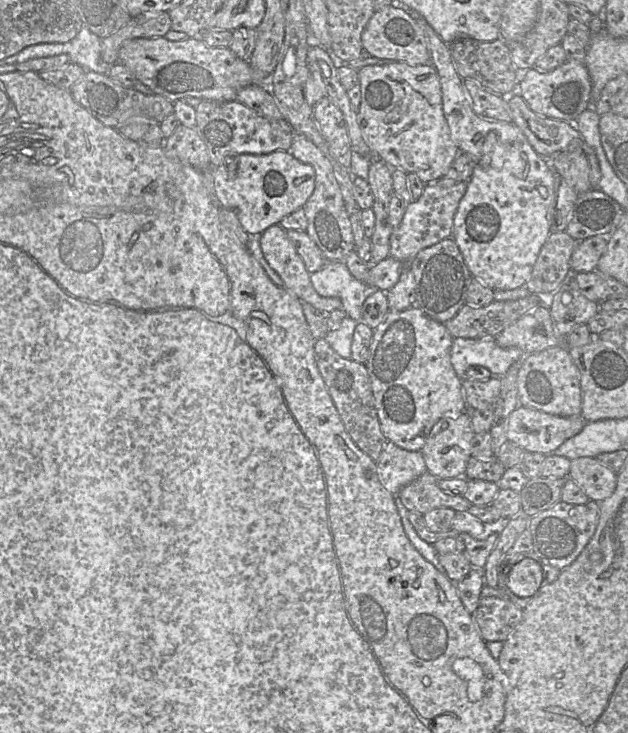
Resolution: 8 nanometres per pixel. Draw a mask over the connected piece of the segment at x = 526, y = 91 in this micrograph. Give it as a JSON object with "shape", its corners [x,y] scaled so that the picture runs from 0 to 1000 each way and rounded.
{"shape":[[[908,79],[901,86],[877,97],[846,93],[825,115],[825,127],[852,154],[906,166],[936,147],[941,121],[941,108],[930,83]]]}

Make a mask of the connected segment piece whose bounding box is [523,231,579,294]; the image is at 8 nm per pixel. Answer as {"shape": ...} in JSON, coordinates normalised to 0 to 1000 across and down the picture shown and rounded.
{"shape":[[[900,315],[876,318],[863,336],[834,393],[846,400],[874,400],[890,394],[909,377],[909,351],[922,327]]]}

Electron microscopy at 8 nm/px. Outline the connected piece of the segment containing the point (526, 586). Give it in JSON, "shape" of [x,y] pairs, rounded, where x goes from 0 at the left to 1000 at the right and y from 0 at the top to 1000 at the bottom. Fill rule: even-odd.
{"shape":[[[836,761],[826,768],[822,768],[812,776],[804,802],[815,809],[818,813],[826,816],[847,816],[860,804],[857,794],[847,794],[847,780],[861,780],[861,793],[863,793],[863,771],[850,763]]]}

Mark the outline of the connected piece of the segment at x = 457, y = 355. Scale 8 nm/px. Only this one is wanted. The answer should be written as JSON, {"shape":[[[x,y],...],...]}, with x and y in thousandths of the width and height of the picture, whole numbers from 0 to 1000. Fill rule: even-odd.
{"shape":[[[787,460],[723,461],[718,473],[718,495],[732,516],[752,499],[774,501],[785,513],[799,516],[830,487],[826,475],[798,473]]]}

